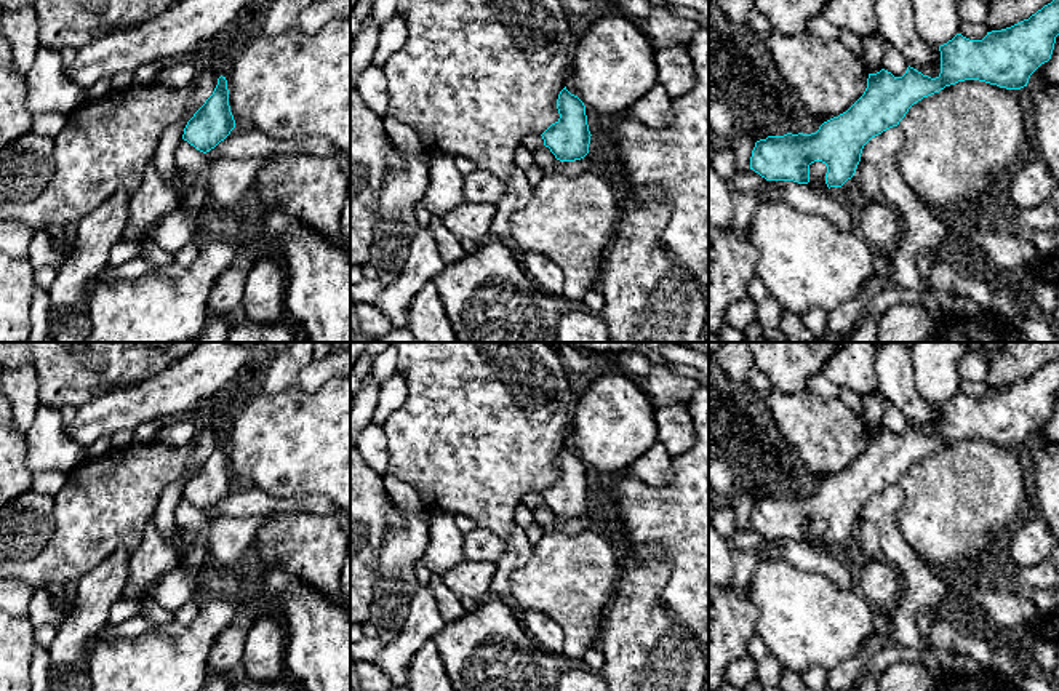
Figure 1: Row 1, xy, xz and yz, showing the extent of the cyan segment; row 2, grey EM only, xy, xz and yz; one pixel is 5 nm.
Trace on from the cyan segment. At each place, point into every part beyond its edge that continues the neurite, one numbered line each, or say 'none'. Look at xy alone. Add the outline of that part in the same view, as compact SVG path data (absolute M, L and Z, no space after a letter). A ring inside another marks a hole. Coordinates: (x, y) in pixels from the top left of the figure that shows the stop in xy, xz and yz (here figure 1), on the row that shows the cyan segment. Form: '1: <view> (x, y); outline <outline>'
none

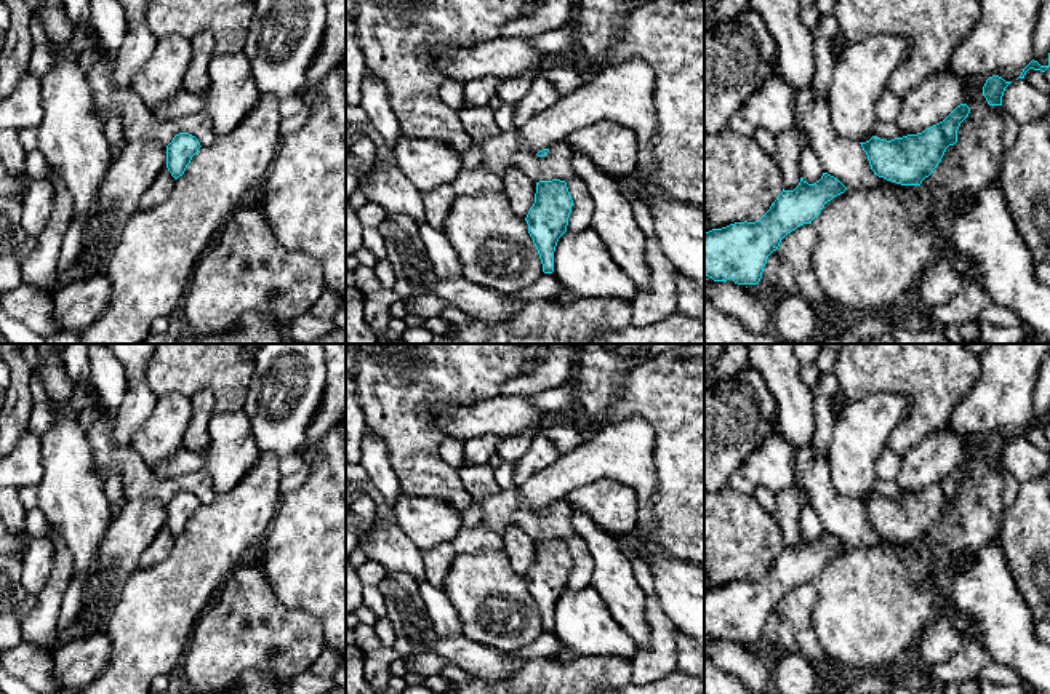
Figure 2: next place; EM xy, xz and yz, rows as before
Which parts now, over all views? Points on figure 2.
none

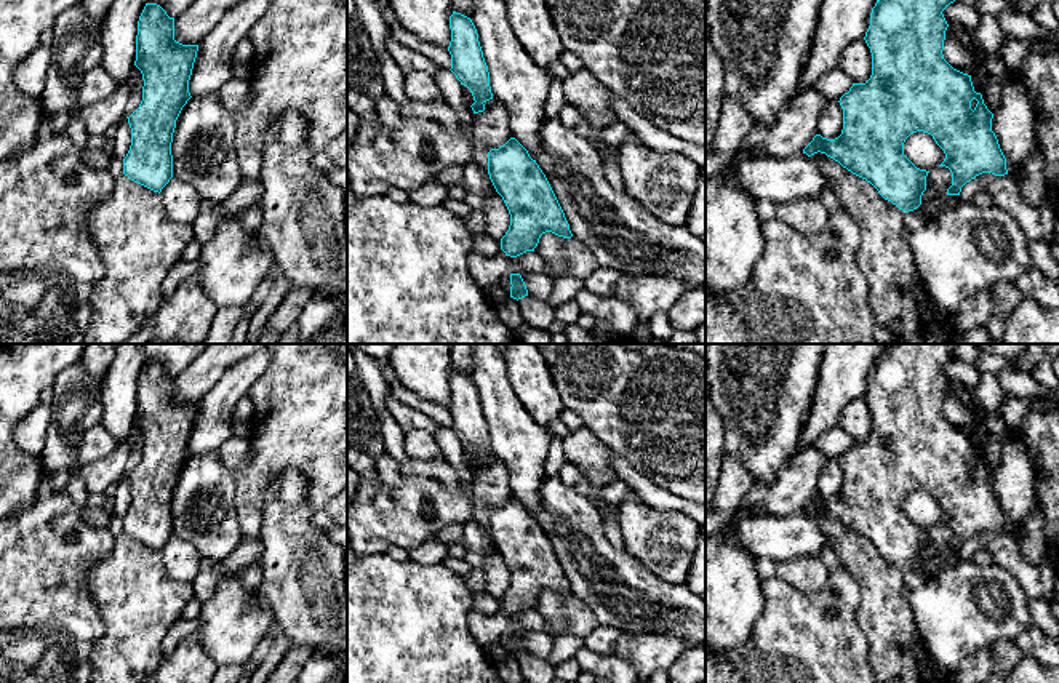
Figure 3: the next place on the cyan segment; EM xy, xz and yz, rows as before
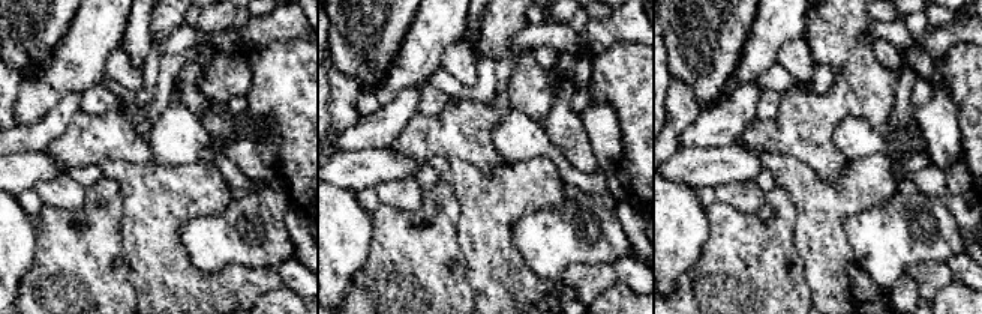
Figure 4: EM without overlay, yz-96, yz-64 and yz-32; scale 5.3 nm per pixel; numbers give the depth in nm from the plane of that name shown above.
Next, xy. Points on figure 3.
none

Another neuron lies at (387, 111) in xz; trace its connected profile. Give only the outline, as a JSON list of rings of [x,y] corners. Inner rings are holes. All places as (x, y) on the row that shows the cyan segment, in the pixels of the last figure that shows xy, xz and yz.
[[[389,94],[374,101],[376,106],[376,118],[390,128],[397,128],[402,123],[400,117],[400,104],[392,99]]]

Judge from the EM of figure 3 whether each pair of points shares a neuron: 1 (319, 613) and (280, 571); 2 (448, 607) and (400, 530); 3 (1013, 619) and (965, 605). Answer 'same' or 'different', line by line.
1: same
2: different
3: same

